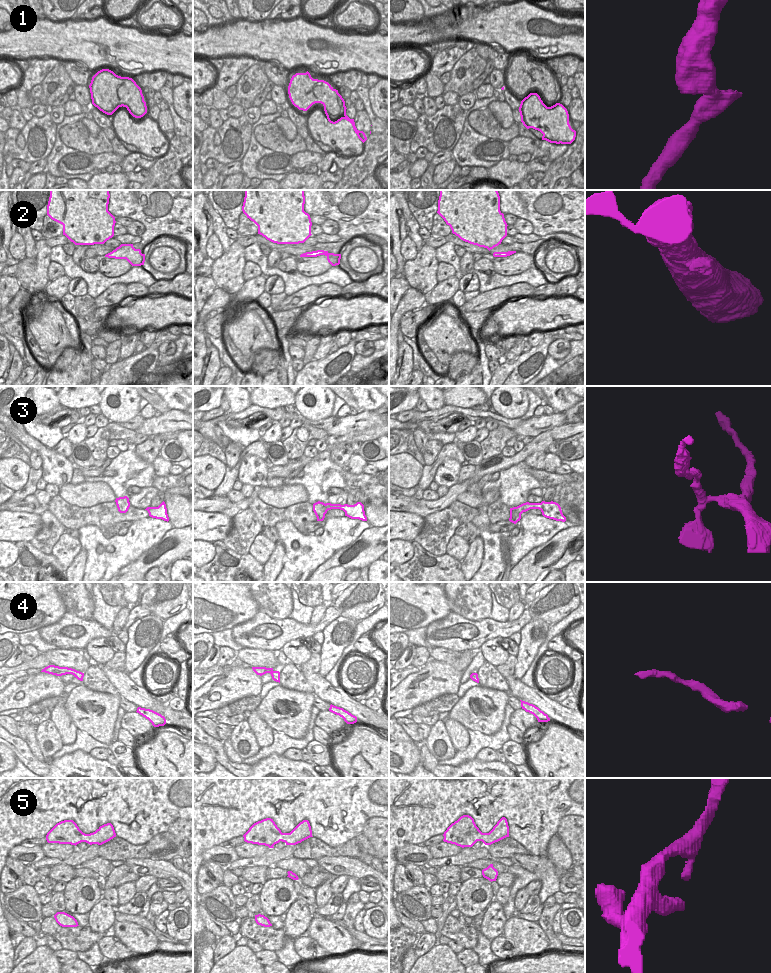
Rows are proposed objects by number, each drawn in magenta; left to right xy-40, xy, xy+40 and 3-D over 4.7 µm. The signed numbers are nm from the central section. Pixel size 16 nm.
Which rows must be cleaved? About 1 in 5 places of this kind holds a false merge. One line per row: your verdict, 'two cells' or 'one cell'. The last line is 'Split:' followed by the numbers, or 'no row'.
1: two cells
2: one cell
3: two cells
4: one cell
5: one cell
Split: 1, 3

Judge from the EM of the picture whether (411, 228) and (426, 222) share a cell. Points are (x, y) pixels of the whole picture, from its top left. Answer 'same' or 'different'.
different

